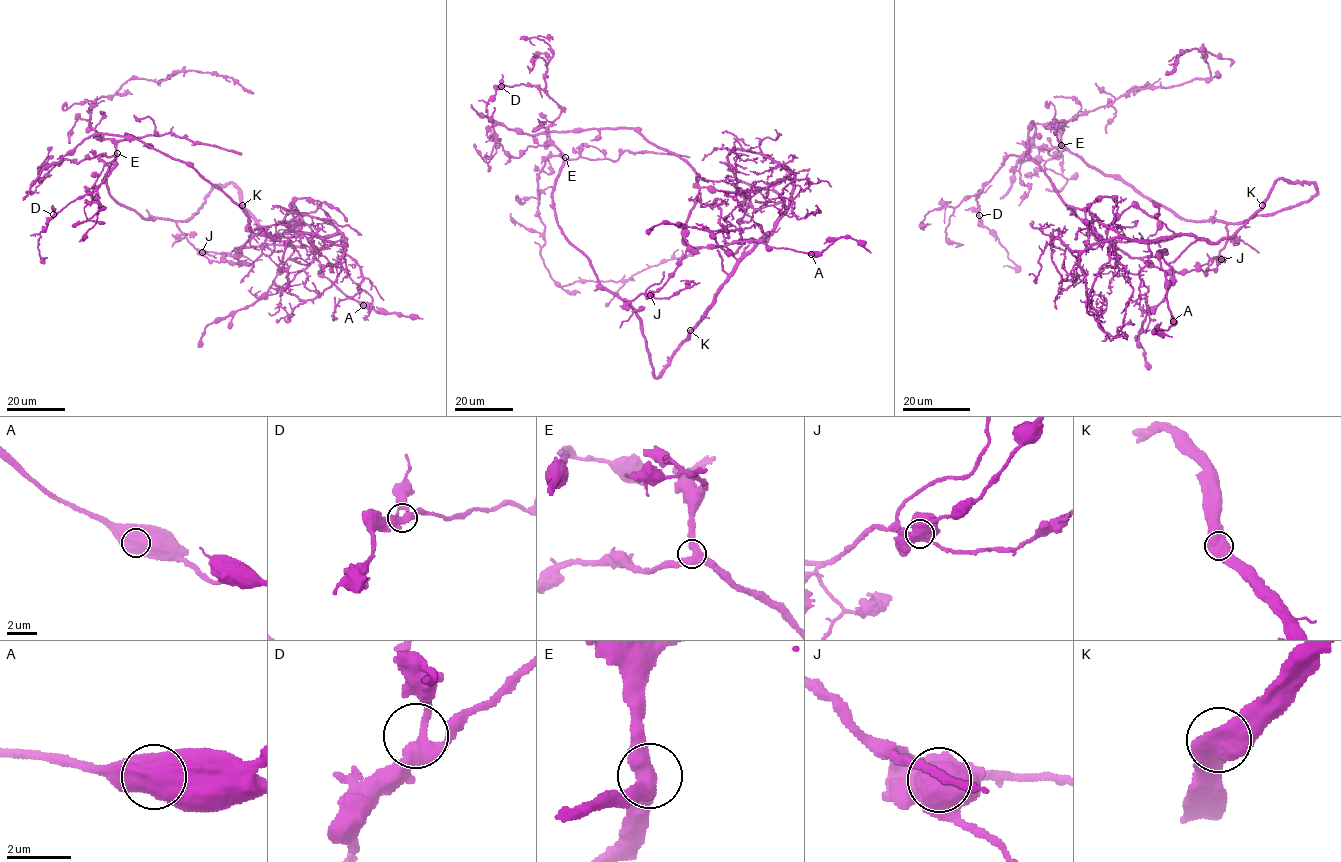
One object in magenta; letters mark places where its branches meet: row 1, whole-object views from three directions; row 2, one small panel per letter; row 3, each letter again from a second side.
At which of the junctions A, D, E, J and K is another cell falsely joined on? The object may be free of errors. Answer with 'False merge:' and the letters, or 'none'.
False merge: J

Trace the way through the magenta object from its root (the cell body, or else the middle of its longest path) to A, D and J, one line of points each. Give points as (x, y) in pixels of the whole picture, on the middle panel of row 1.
A: (608, 291), (633, 300), (659, 290), (688, 246), (684, 227), (683, 238), (693, 247), (756, 240), (811, 254)
D: (608, 291), (557, 223), (552, 187), (564, 155), (551, 141), (548, 127), (562, 110), (534, 86), (501, 86)
J: (608, 291), (625, 300), (633, 300), (641, 293), (650, 295)

